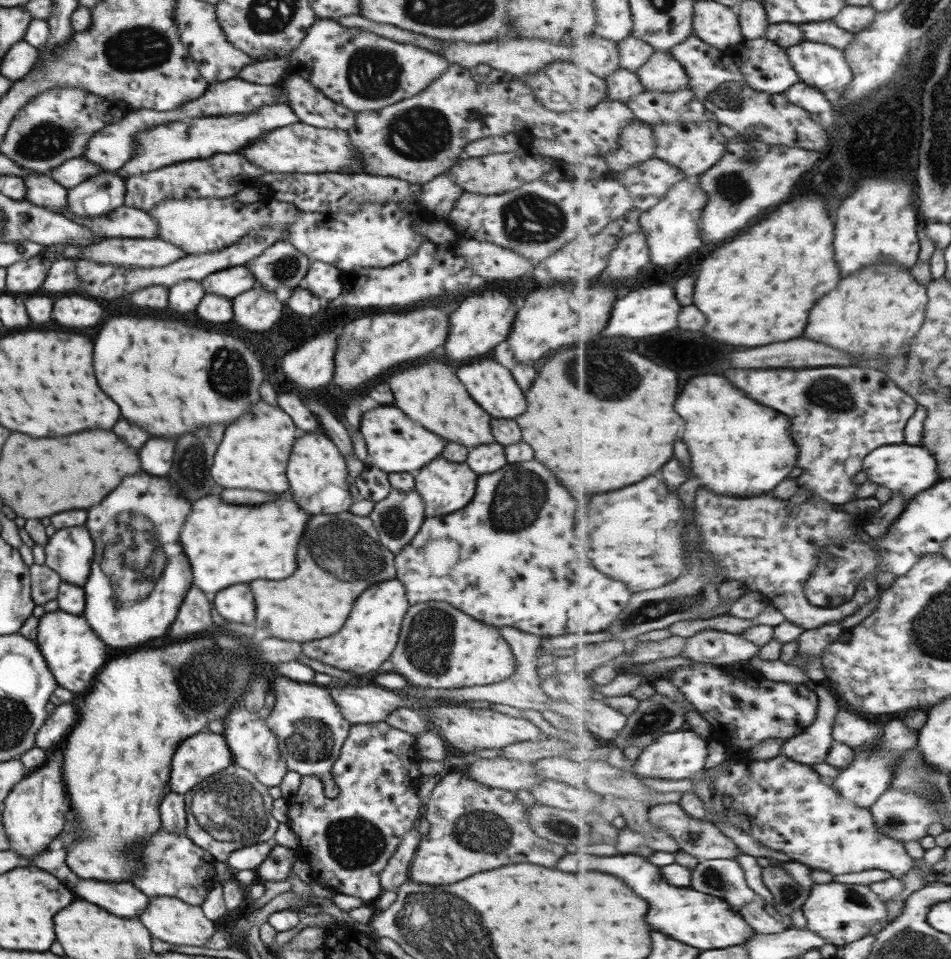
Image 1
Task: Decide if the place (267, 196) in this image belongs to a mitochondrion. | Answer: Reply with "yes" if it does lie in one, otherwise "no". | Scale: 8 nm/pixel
no

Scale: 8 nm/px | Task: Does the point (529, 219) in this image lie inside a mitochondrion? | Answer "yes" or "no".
yes

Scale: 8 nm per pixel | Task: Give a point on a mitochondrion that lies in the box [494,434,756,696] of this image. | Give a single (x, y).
(651, 611)

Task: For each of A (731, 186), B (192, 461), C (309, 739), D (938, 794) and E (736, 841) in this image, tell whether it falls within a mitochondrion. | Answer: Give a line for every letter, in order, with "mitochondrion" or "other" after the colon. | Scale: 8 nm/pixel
A: mitochondrion
B: mitochondrion
C: mitochondrion
D: mitochondrion
E: other

